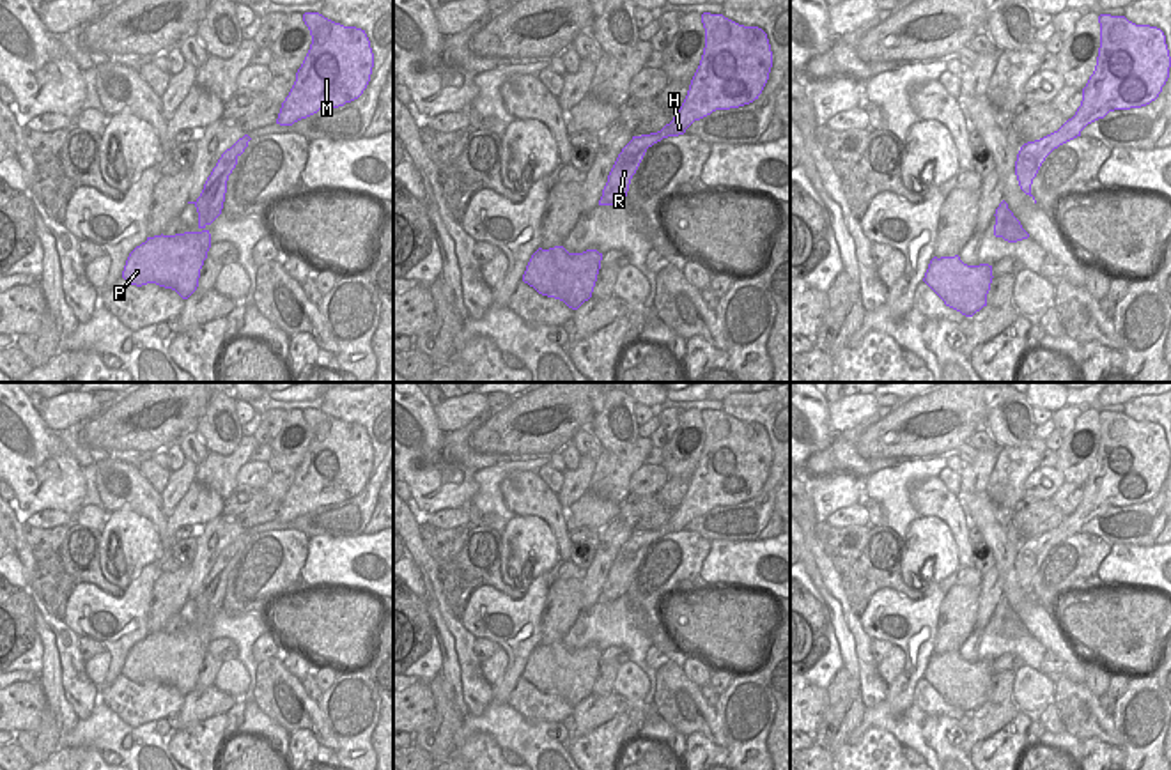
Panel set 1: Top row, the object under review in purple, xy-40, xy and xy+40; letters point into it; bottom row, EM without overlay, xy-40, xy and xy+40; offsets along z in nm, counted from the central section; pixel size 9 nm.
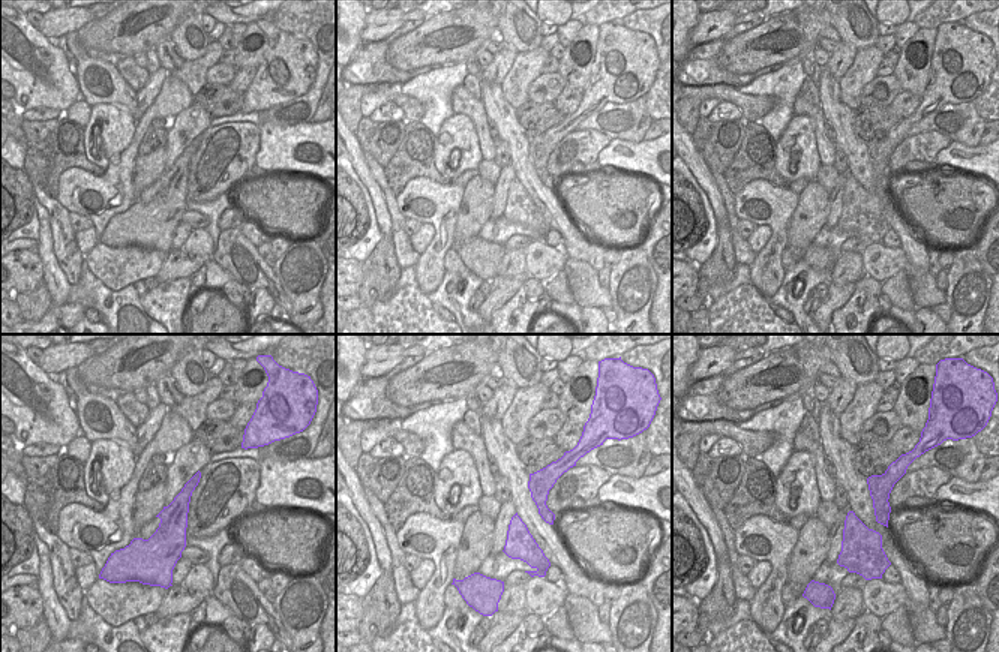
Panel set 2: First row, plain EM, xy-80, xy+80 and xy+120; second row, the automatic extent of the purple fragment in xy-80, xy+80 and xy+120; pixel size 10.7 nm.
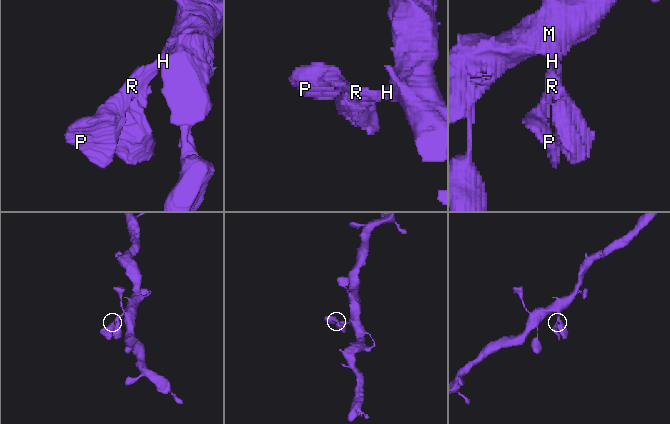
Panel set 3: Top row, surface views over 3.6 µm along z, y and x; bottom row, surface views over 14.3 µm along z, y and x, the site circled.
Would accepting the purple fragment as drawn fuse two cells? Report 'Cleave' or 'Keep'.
Keep.

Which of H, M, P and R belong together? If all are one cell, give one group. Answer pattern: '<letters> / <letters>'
H M P R

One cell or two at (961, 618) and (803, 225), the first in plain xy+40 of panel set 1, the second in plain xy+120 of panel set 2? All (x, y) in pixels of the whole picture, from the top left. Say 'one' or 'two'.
one

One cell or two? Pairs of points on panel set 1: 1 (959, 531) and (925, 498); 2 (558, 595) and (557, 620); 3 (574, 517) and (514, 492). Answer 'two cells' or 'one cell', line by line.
1: one cell
2: one cell
3: two cells

